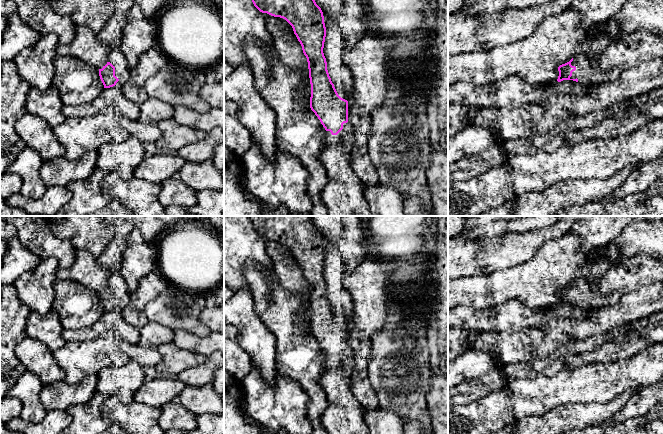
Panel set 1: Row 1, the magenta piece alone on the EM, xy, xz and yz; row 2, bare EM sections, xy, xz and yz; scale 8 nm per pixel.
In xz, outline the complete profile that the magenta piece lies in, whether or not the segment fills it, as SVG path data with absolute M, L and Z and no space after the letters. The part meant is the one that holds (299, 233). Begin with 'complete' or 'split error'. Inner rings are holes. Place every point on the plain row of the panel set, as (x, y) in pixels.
split error | M248 216L254 230L262 237L285 243L293 252L307 282L311 308L310 332L326 354L324 370L341 371L351 385L353 354L348 343L348 325L341 322L331 305L323 277L326 251L321 232L311 216Z

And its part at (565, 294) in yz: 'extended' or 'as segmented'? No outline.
extended

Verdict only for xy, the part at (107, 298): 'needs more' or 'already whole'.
needs more

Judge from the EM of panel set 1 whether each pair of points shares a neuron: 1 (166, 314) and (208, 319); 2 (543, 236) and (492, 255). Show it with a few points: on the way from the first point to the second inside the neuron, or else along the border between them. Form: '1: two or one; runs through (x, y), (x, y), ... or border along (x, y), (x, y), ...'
1: two; border along (203, 308), (200, 320), (211, 330)
2: one; runs through (530, 242), (522, 247), (505, 250)

